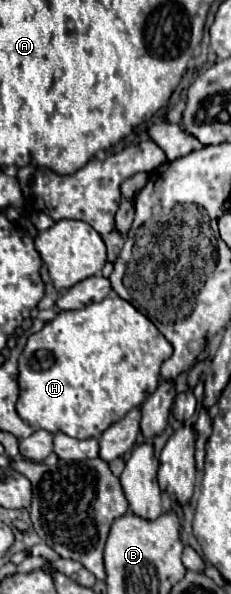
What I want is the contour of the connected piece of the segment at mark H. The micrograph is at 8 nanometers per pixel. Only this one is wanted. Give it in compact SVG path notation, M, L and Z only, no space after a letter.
M116 294L80 310L60 310L40 332L28 336L18 358L20 396L16 412L34 430L48 430L52 434L64 432L80 440L100 438L108 426L124 418L132 408L138 408L156 390L160 382L160 366L170 356L172 346L158 328Z

